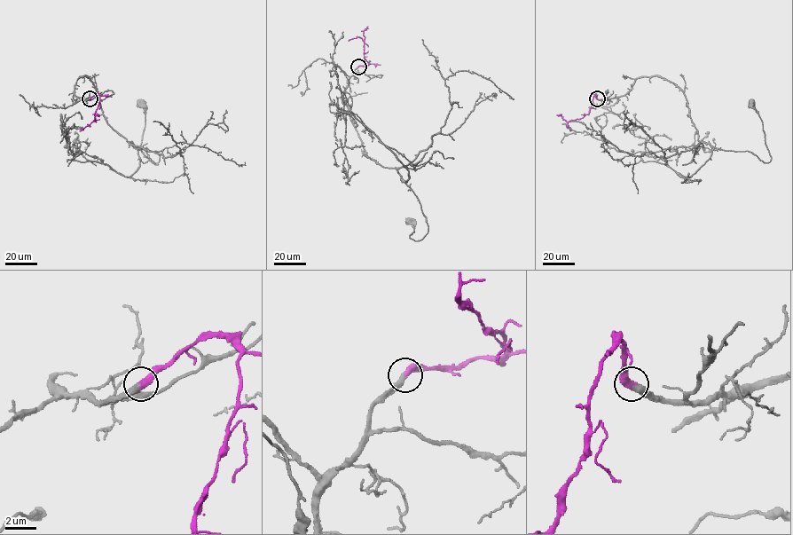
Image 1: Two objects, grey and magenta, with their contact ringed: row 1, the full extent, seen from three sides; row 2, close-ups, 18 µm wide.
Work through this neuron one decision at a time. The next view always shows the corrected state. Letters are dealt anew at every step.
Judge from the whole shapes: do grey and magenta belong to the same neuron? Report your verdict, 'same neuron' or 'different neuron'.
same neuron

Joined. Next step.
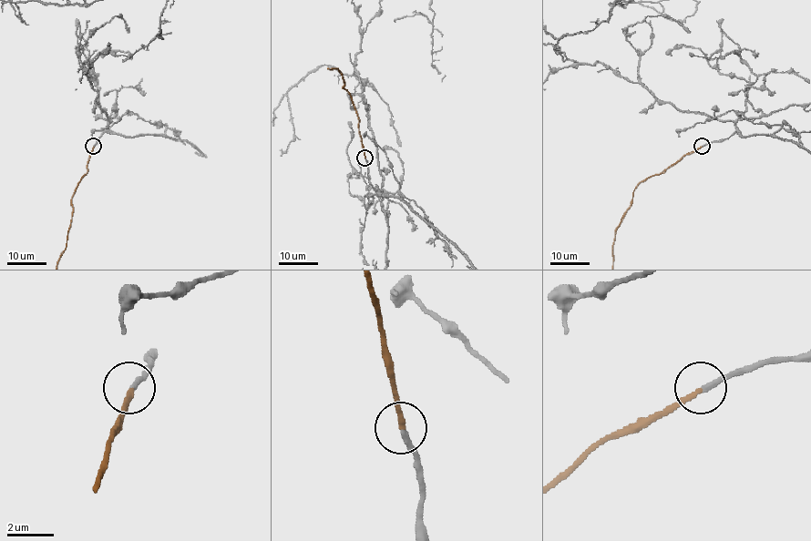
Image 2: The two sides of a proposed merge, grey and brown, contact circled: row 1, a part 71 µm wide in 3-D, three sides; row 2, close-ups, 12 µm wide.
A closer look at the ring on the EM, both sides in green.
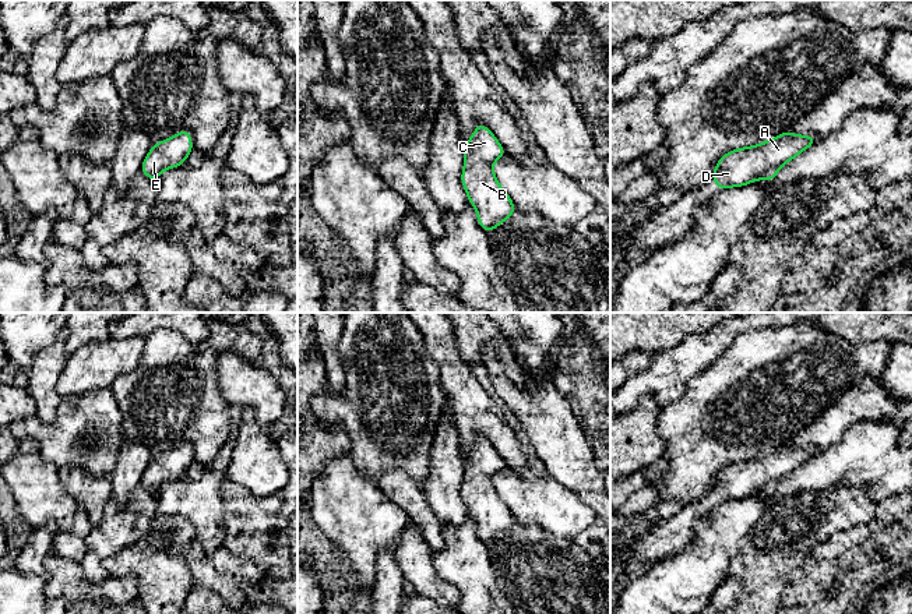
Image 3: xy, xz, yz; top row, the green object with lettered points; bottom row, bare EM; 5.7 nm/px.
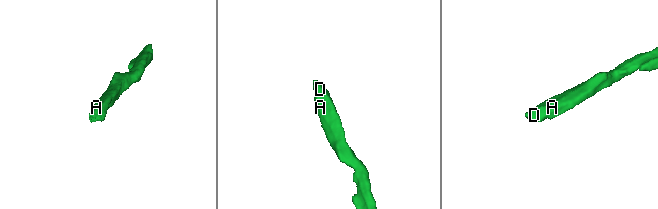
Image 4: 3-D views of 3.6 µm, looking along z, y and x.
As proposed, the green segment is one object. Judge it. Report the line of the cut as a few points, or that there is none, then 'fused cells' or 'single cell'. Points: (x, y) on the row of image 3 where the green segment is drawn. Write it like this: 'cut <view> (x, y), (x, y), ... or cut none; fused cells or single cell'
cut none; single cell

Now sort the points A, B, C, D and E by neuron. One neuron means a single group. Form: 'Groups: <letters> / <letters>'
Groups: A B C D E

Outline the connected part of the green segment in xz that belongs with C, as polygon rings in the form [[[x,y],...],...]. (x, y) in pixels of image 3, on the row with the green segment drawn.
[[[485,124],[473,128],[472,140],[461,144],[465,149],[461,183],[468,201],[476,209],[479,226],[493,232],[506,222],[517,208],[493,172],[493,163],[507,152]]]

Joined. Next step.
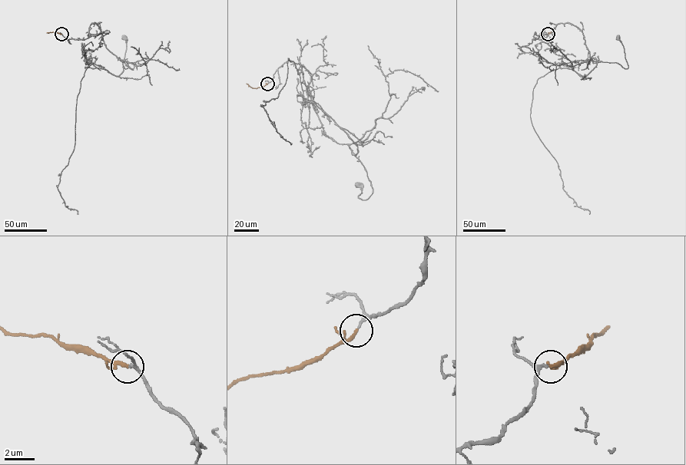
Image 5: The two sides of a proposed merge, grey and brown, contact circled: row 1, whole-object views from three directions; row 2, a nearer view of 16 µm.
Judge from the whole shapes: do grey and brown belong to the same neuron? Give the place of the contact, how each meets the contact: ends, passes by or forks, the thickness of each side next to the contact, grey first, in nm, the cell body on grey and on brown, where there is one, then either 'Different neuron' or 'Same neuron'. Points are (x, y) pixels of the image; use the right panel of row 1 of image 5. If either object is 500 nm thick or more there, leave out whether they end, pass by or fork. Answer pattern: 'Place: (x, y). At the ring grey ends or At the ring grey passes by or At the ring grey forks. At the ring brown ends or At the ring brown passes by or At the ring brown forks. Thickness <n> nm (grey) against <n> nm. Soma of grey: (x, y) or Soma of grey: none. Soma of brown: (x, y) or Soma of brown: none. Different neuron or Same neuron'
Place: (548, 34). At the ring grey passes by. At the ring brown passes by. Thickness 130 nm (grey) against 170 nm. Soma of grey: (618, 37). Soma of brown: none. Same neuron

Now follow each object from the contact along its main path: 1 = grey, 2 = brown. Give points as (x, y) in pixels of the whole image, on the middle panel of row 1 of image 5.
1: (267, 84), (289, 60), (311, 74), (307, 93), (321, 126), (349, 145), (372, 192), (362, 199), (357, 185)
2: (267, 84), (256, 88), (246, 84)

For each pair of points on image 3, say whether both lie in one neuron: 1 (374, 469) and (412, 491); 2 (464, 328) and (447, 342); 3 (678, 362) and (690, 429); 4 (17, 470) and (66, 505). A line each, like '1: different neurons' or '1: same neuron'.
1: different neurons
2: different neurons
3: different neurons
4: same neuron

